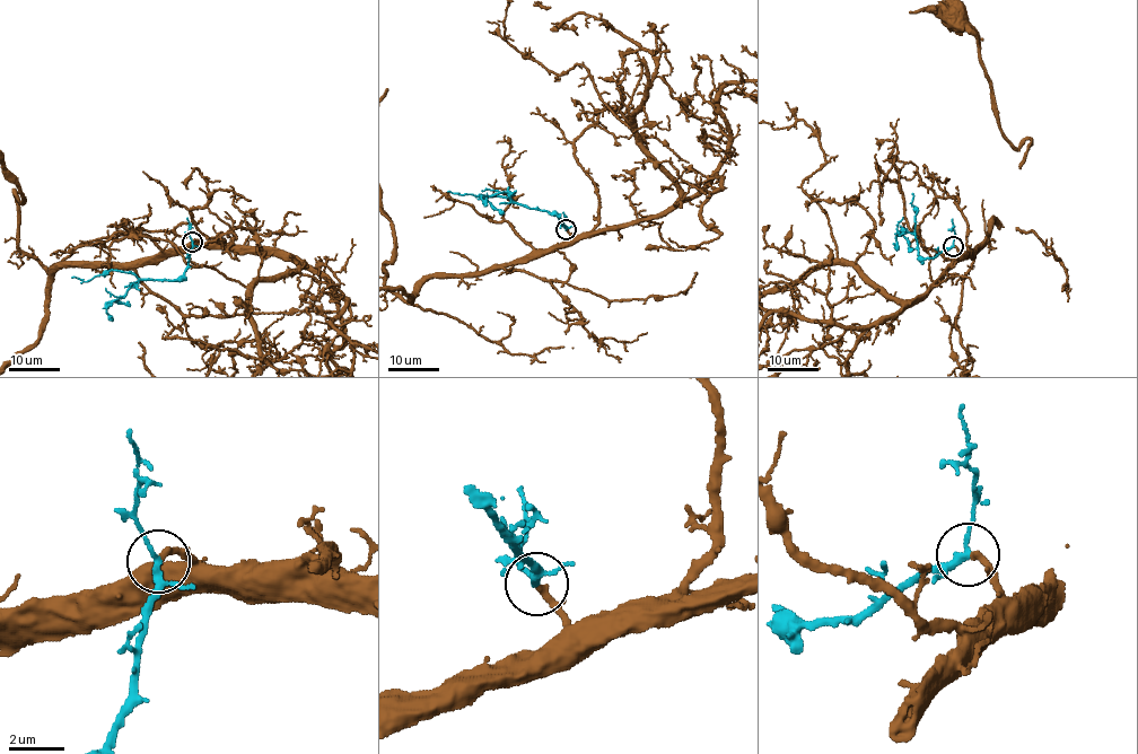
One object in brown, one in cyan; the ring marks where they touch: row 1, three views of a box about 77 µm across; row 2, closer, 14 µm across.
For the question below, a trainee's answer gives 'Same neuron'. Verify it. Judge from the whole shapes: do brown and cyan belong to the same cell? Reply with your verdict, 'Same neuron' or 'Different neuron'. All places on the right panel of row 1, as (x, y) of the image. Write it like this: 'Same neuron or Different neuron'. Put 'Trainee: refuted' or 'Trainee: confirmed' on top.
Trainee: confirmed
Same neuron

